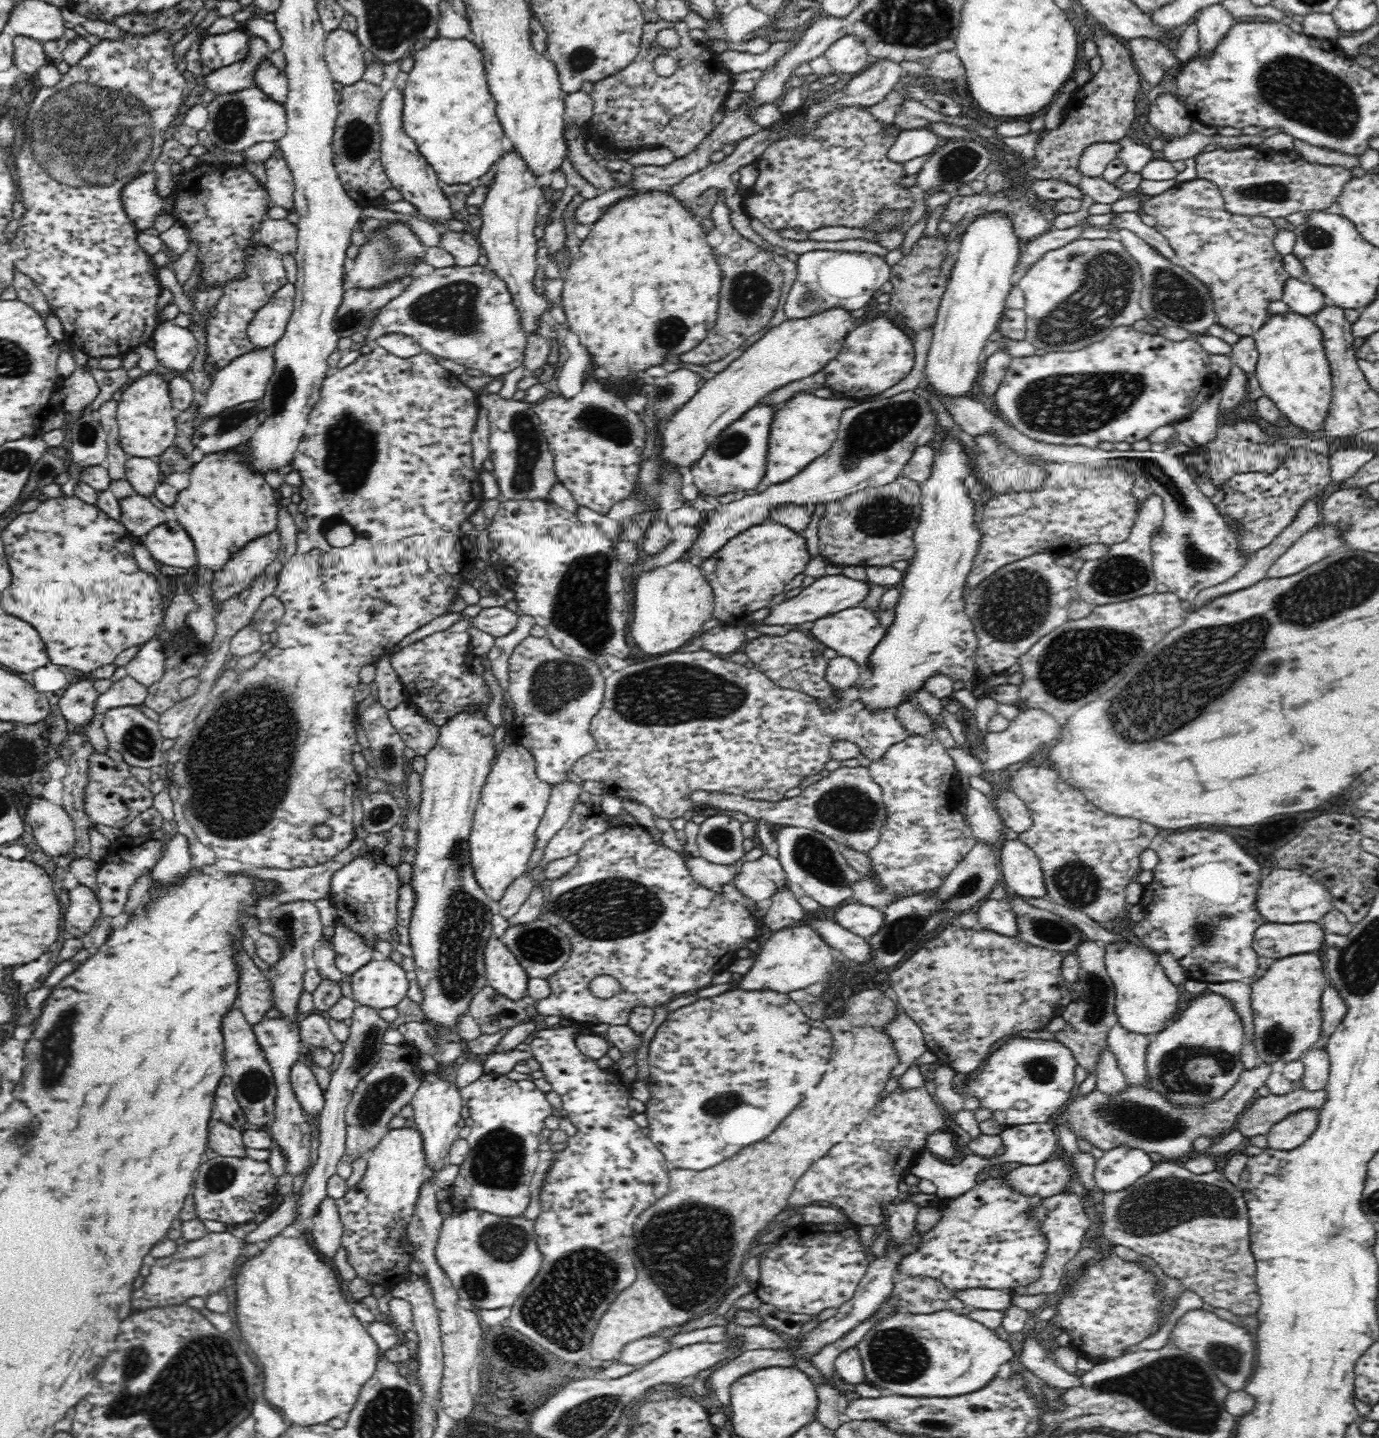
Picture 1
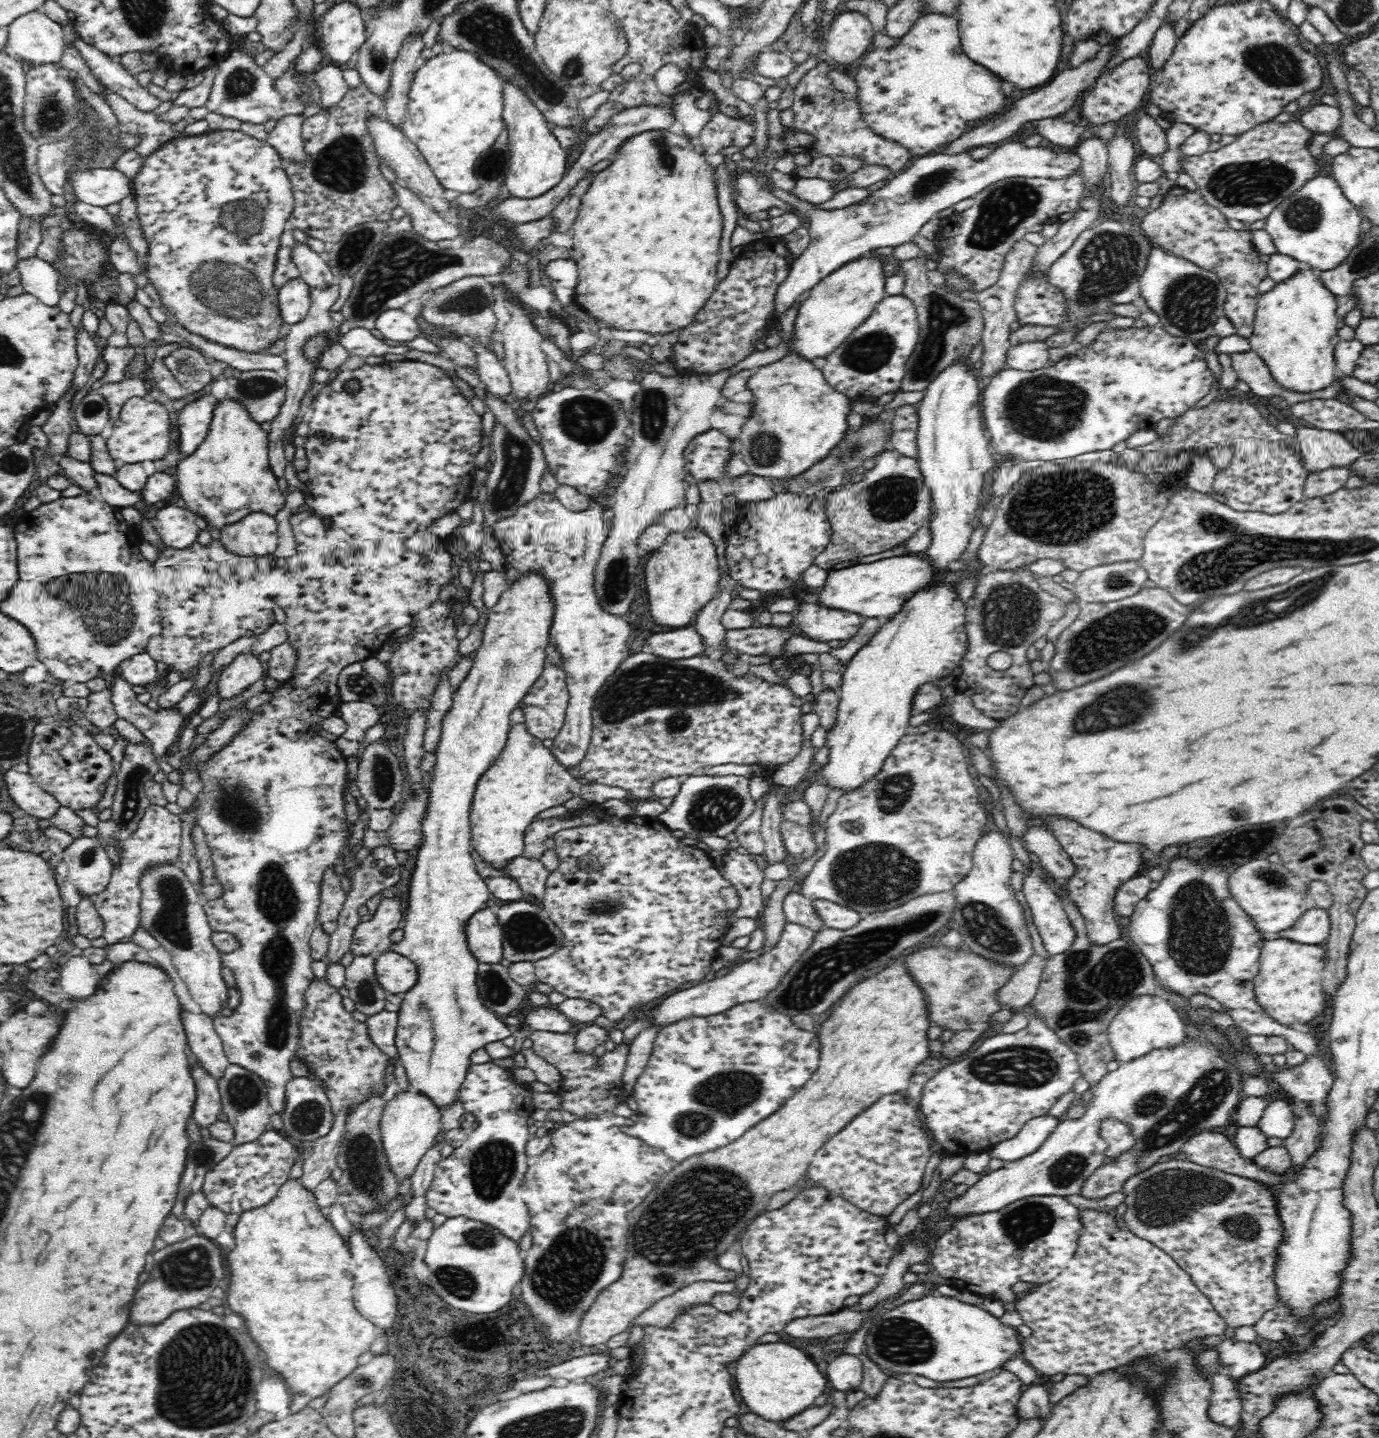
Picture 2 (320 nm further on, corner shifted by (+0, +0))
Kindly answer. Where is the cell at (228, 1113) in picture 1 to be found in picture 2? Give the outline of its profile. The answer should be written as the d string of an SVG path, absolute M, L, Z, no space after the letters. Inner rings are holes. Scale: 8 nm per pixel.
M187 1009L180 1012L182 1026L190 1052L214 1077L222 1078L229 1062L224 1055L222 1041L214 1029L214 1019L207 1014L194 1013Z

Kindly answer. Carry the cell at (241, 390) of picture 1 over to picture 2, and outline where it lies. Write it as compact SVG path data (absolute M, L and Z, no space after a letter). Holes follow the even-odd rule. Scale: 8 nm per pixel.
M204 395L178 412L180 454L190 456L202 444L208 434L216 402L218 399L213 395Z

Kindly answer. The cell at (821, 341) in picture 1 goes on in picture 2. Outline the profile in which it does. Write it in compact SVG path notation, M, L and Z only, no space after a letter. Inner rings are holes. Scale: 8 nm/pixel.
M862 256L856 261L848 262L839 270L832 272L820 283L809 290L809 295L801 302L799 312L795 321L794 342L789 344L795 351L798 351L804 358L817 363L834 351L844 340L850 337L855 328L864 322L882 300L885 294L886 277L884 276L884 263L878 256Z

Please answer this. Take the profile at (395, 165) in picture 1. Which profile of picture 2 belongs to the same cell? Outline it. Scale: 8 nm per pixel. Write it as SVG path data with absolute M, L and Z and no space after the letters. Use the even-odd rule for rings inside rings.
M421 30L408 34L393 62L389 89L384 99L387 119L396 126L406 116L412 81L420 68L418 58L424 50L423 34Z

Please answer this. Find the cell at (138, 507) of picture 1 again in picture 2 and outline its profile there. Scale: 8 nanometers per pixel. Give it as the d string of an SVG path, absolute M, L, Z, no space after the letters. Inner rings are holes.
M92 472L96 481L97 495L113 507L137 507L137 503L143 500L140 492L132 492L122 486L112 474Z

